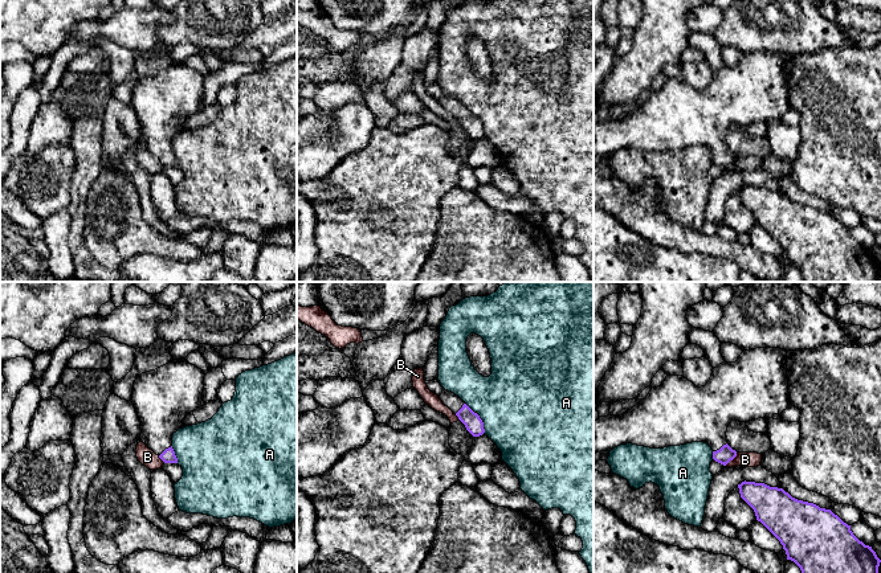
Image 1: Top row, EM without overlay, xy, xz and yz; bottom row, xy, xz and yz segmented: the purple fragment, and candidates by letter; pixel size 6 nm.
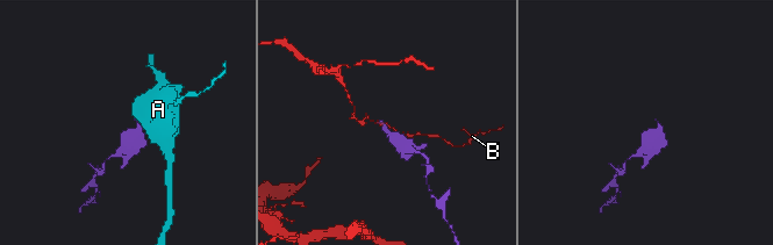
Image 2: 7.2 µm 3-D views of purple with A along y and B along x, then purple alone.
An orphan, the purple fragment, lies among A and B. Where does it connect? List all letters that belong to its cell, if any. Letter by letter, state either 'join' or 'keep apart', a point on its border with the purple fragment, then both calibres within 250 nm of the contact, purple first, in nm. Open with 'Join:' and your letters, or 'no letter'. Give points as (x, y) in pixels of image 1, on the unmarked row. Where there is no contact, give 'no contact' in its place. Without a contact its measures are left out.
Join: no letter
A: keep apart; meets purple in xz at (480, 122); 110 nm thick on the purple side, 480 nm on the other
B: keep apart; meets purple in yz at (731, 163); 100 nm thick on the purple side, 100 nm on the other

